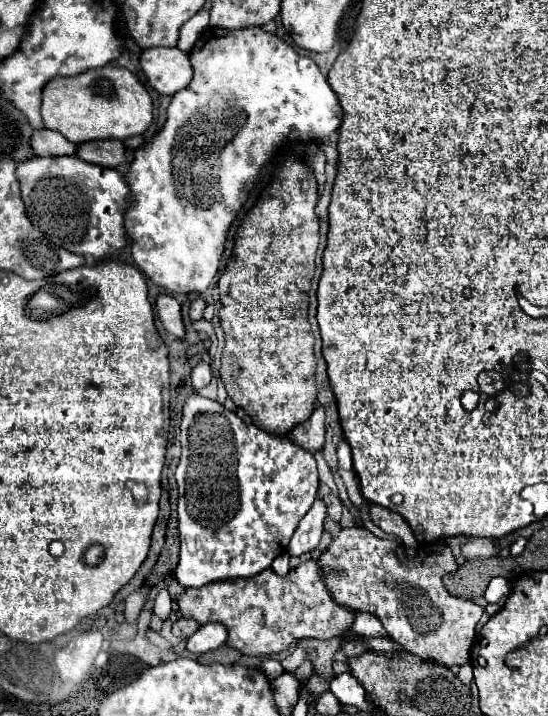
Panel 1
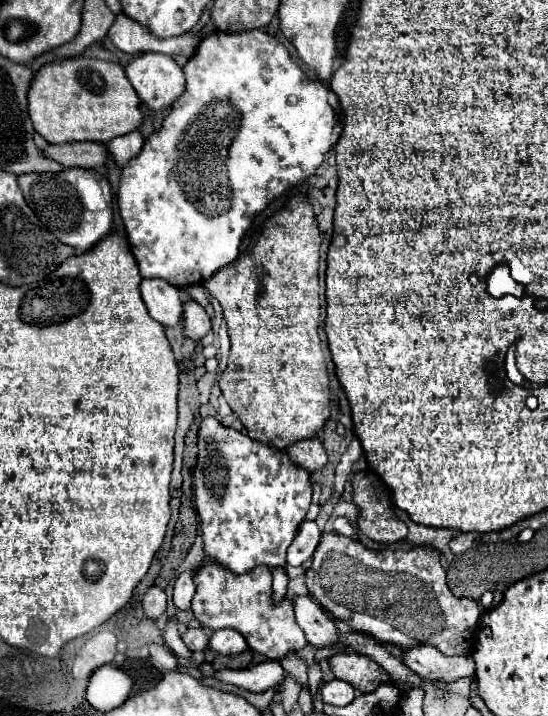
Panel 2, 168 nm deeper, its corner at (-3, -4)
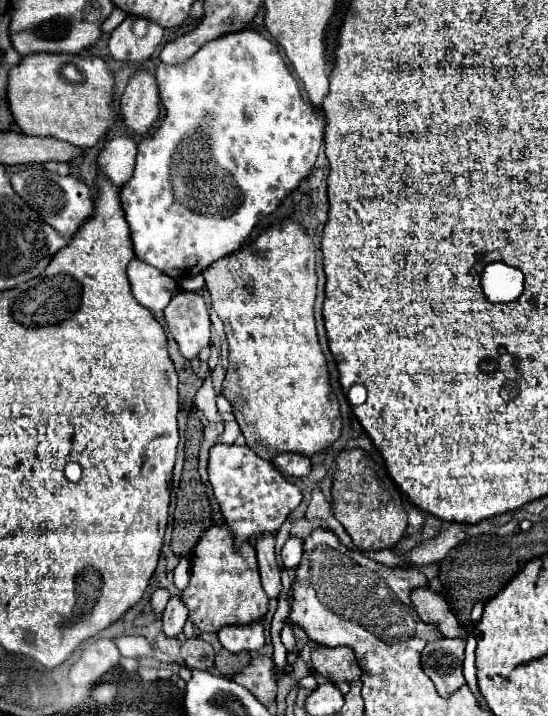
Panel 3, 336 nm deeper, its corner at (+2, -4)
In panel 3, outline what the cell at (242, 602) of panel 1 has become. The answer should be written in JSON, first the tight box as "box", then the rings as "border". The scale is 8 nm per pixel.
{"box":[182,525,268,633],"border":[[[224,525],[208,529],[190,559],[190,583],[182,591],[182,601],[190,611],[188,619],[200,631],[216,633],[224,625],[248,625],[262,619],[268,609],[268,595],[260,583],[254,547],[244,545],[244,549],[236,553],[236,549],[232,549],[232,537],[228,537]]]}

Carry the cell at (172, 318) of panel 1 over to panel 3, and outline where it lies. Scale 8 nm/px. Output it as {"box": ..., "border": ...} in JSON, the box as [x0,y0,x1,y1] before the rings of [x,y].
{"box":[128,259,176,313],"border":[[[132,259],[128,265],[128,281],[136,301],[152,313],[162,313],[176,289],[176,281],[172,281],[172,277],[164,277],[164,273],[140,263],[138,259]]]}

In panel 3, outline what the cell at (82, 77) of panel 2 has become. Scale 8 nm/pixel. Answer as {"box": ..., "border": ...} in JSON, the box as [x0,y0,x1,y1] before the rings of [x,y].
{"box":[8,55,116,149],"border":[[[28,55],[10,73],[8,101],[24,135],[54,137],[88,149],[106,139],[116,125],[114,77],[100,57],[92,55]]]}

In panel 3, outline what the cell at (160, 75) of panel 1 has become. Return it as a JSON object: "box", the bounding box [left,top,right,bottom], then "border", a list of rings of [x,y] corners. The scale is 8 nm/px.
{"box":[120,69,160,135],"border":[[[138,69],[126,85],[120,107],[128,129],[136,135],[146,133],[160,113],[160,89],[156,77],[146,69]]]}

